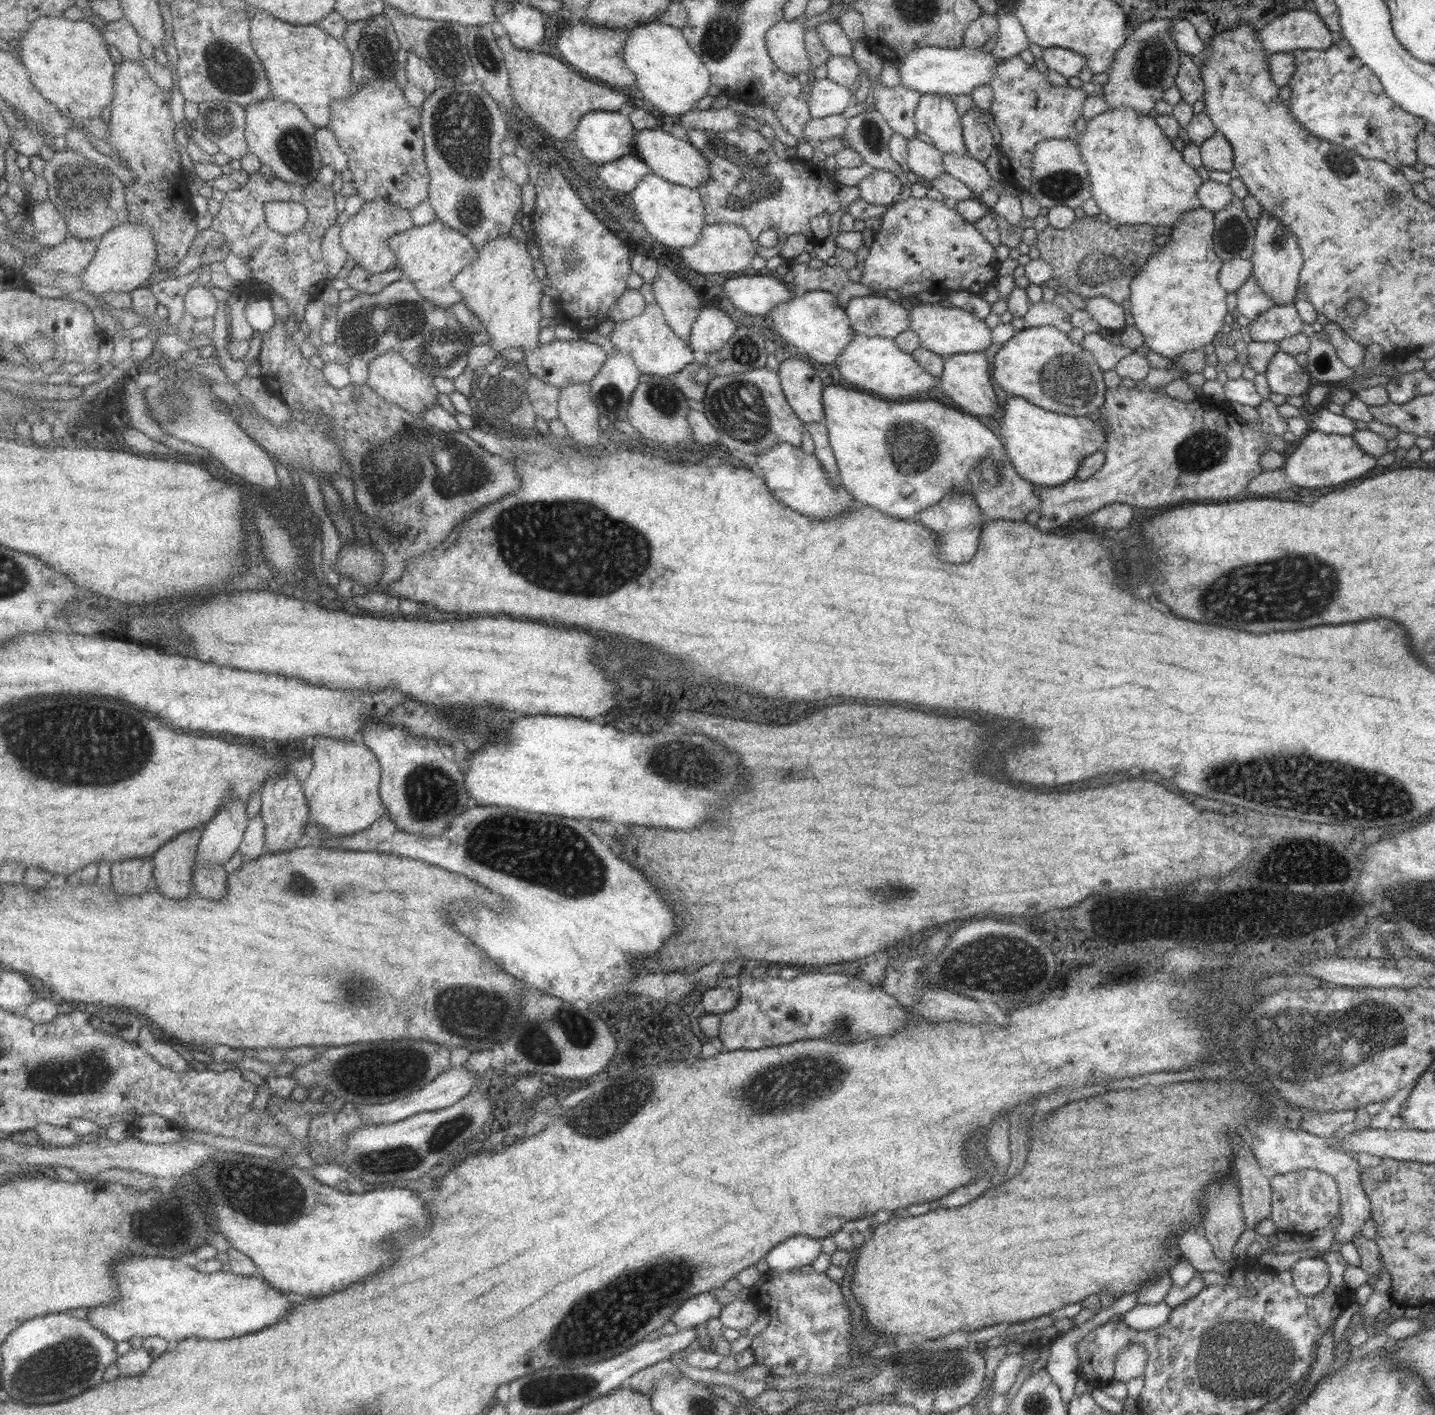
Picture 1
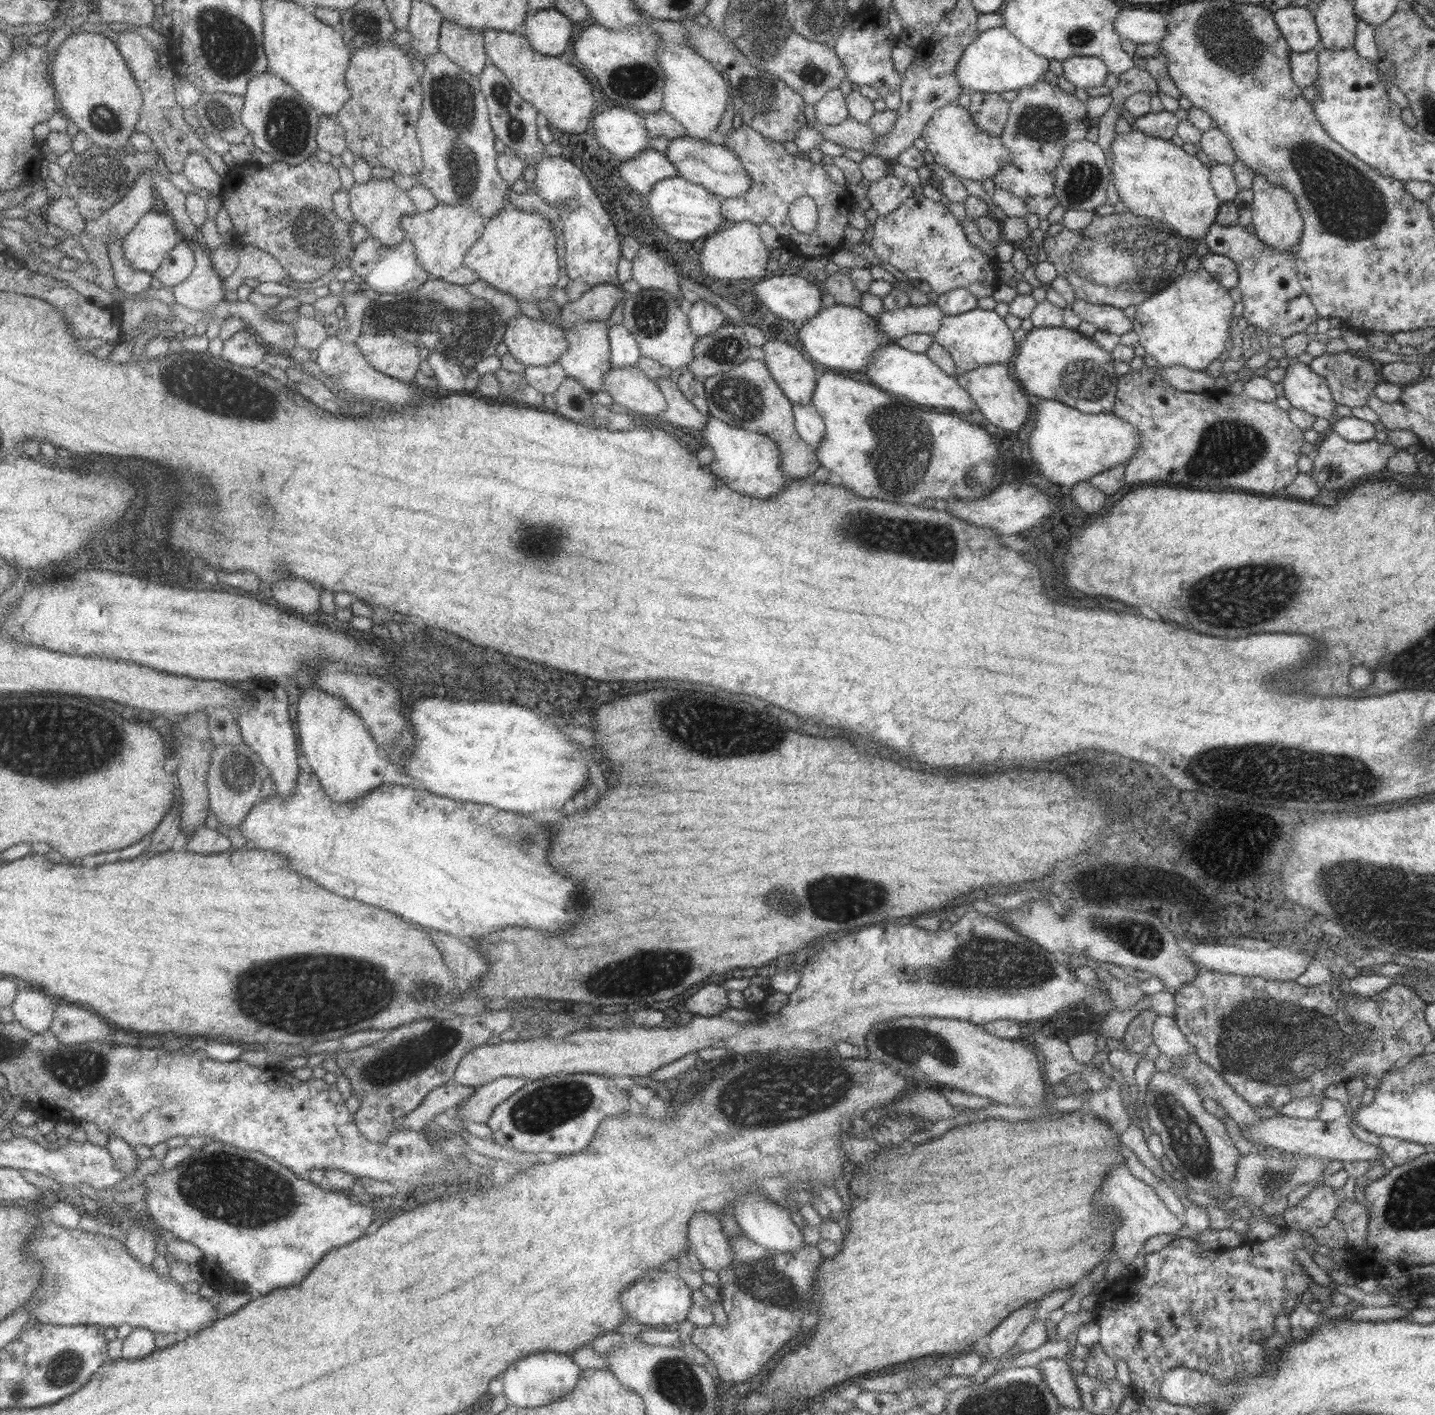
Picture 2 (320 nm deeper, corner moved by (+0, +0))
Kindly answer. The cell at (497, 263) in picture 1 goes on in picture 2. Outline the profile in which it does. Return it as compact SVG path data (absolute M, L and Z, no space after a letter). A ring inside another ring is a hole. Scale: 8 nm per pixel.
M509 205L487 220L485 232L467 253L465 264L501 292L536 306L538 300L551 299L558 281L557 242L554 223L549 222L544 214Z

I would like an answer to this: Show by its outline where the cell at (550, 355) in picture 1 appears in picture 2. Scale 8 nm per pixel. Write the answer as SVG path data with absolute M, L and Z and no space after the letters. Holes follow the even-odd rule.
M521 312L508 322L504 342L510 353L528 367L557 363L560 354L568 349L561 326Z

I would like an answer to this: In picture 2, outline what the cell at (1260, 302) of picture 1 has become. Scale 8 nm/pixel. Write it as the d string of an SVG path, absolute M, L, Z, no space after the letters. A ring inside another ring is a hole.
M1214 222L1203 238L1209 252L1226 256L1234 262L1239 278L1236 287L1243 304L1240 316L1253 328L1278 334L1284 339L1317 320L1310 298L1297 282L1294 249L1275 250L1239 224L1221 226Z

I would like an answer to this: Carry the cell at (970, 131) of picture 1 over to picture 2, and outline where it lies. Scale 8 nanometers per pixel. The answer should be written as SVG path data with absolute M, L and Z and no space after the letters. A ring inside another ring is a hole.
M975 91L967 110L979 130L999 137L1008 117L1008 108L1009 101L1002 94Z

